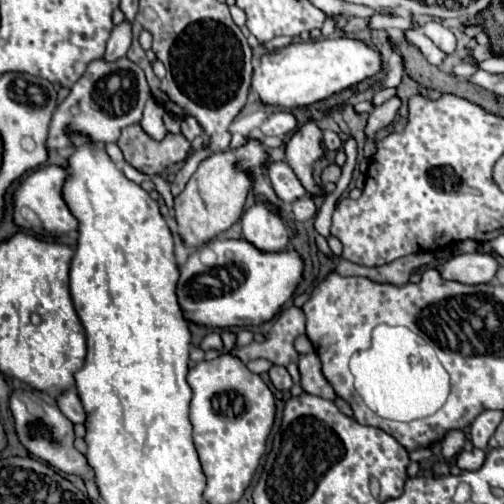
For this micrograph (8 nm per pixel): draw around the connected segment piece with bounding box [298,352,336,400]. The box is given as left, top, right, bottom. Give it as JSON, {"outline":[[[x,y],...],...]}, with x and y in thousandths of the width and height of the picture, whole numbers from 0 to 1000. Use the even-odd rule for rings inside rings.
{"outline":[[[627,698],[615,702],[599,702],[591,714],[591,730],[595,730],[595,762],[603,770],[603,778],[647,790],[647,794],[663,794],[663,770],[651,762],[651,754],[639,742],[639,726],[635,726],[635,710]]]}

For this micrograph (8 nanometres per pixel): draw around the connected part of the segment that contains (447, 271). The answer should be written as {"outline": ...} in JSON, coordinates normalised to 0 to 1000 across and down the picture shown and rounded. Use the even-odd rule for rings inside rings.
{"outline":[[[964,500],[901,508],[873,528],[877,552],[917,563],[968,563],[980,556],[984,536],[992,536],[988,516]]]}

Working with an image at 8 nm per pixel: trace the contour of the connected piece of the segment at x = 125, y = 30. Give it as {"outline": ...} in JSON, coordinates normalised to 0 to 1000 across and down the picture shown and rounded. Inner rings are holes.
{"outline":[[[246,40],[242,48],[226,52],[226,60],[218,67],[218,79],[214,79],[214,91],[210,91],[210,103],[206,103],[206,119],[230,123],[230,115],[246,115],[254,95],[258,95],[258,83],[262,83],[258,48]]]}

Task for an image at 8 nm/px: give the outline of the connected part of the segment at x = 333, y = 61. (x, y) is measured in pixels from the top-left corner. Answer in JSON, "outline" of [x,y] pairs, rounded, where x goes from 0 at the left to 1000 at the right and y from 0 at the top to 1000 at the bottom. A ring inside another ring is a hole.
{"outline":[[[643,75],[623,83],[595,83],[556,95],[540,107],[524,107],[516,135],[504,139],[500,175],[512,194],[536,210],[615,210],[647,198],[758,139],[758,115],[750,95],[698,75]]]}

